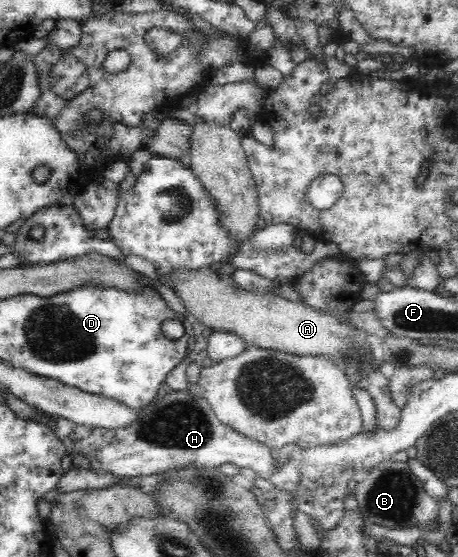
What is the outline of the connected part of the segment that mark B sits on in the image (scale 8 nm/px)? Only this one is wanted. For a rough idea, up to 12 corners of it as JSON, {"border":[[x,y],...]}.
{"border":[[379,462],[354,497],[367,523],[437,524],[439,503],[405,462]]}

